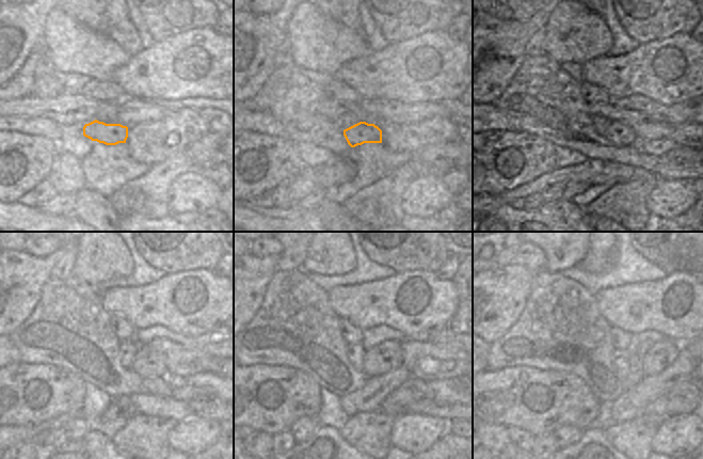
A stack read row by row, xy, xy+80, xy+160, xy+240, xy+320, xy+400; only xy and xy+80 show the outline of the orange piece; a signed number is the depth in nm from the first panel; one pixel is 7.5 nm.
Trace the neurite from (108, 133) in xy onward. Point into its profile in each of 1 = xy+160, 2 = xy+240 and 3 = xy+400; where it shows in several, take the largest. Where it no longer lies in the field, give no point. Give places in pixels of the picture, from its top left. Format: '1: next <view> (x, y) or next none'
1: next xy+160 (619, 135)
2: next xy+240 (149, 363)
3: next xy+400 (648, 359)

